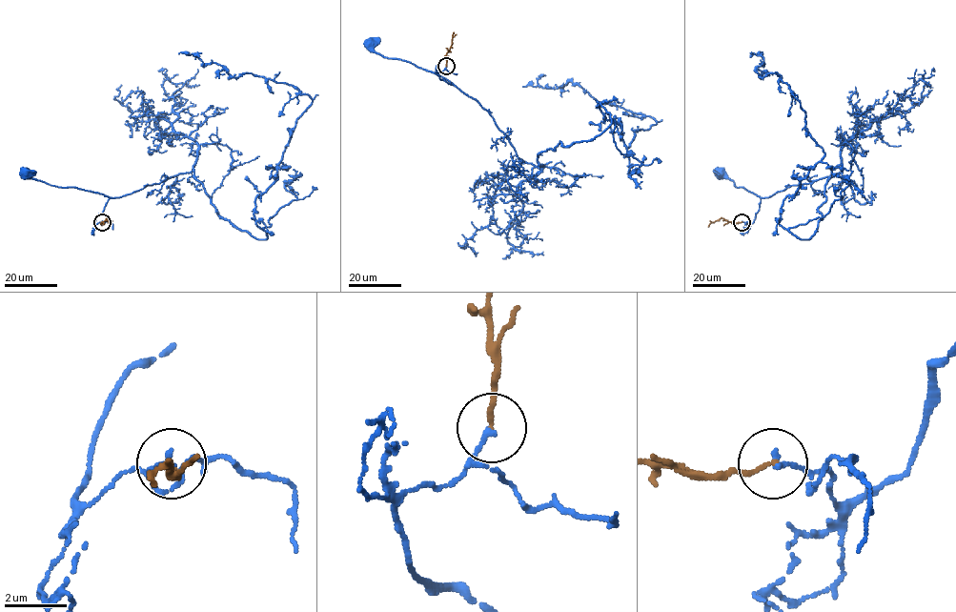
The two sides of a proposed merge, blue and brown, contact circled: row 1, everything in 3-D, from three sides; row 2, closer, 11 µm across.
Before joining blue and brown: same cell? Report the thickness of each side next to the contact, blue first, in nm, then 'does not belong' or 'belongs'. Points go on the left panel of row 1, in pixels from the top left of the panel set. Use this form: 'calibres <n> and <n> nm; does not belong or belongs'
calibres 190 and 150 nm; does not belong

